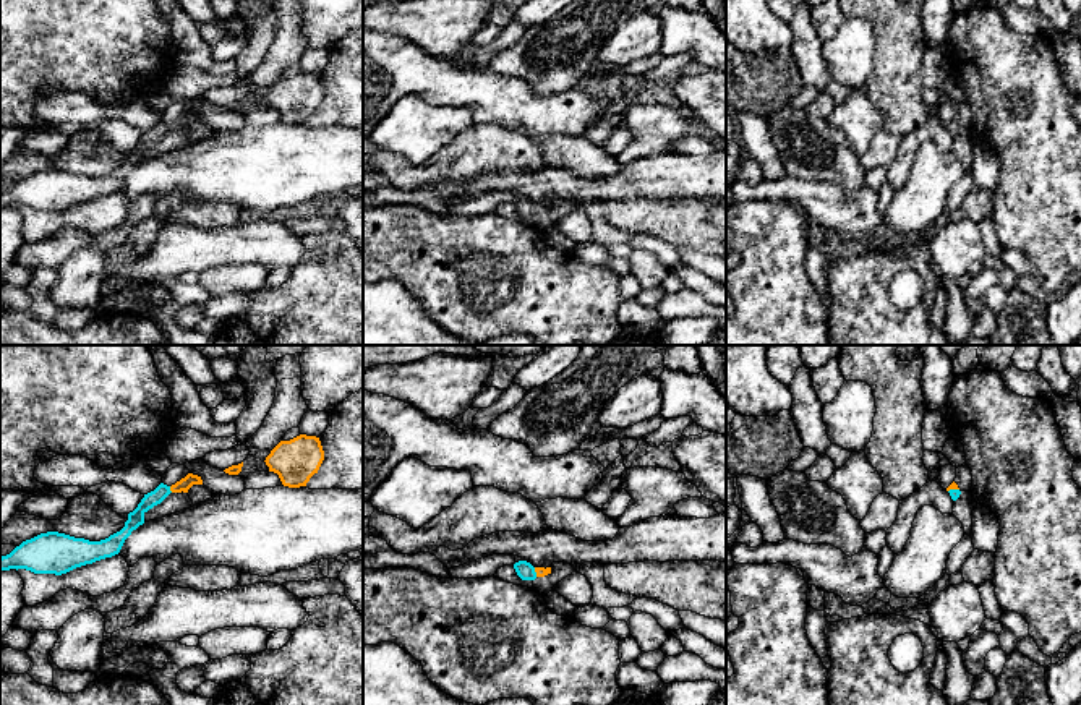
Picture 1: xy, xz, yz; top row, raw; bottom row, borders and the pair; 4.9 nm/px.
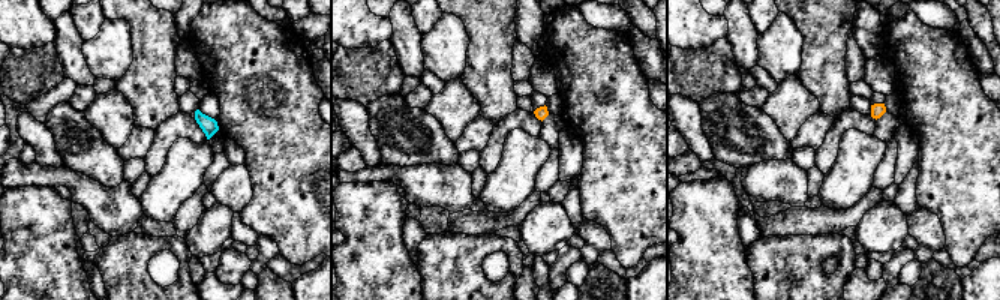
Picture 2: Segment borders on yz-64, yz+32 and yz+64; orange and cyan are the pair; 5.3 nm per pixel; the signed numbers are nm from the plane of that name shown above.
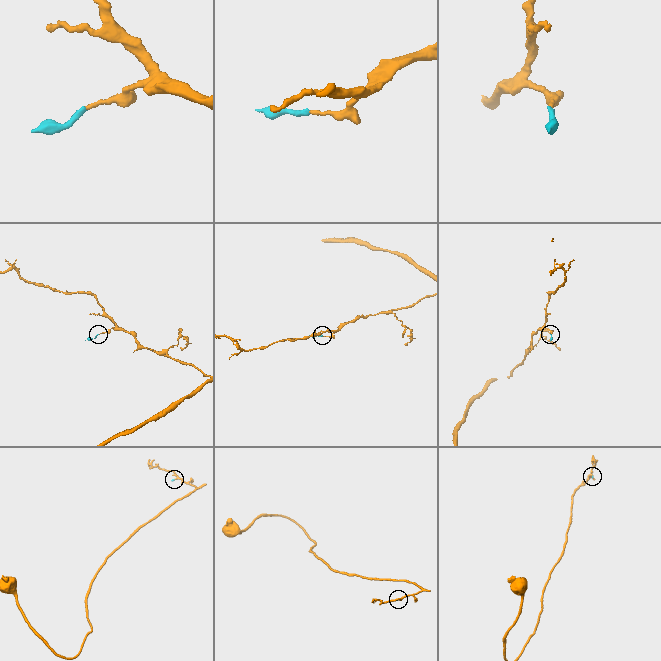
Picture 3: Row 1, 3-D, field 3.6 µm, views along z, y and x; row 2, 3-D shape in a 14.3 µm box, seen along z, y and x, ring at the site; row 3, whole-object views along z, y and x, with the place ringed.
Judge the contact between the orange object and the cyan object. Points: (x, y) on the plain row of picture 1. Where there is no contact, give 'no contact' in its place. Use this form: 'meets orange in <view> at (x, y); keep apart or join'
meets orange in xy at (170, 127); join

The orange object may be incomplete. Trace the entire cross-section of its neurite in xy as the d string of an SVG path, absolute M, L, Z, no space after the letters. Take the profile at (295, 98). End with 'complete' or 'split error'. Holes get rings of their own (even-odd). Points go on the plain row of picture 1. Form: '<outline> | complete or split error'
M300 71L290 78L280 78L266 94L269 109L279 112L284 123L306 123L310 115L318 110L324 97L319 75Z | complete

